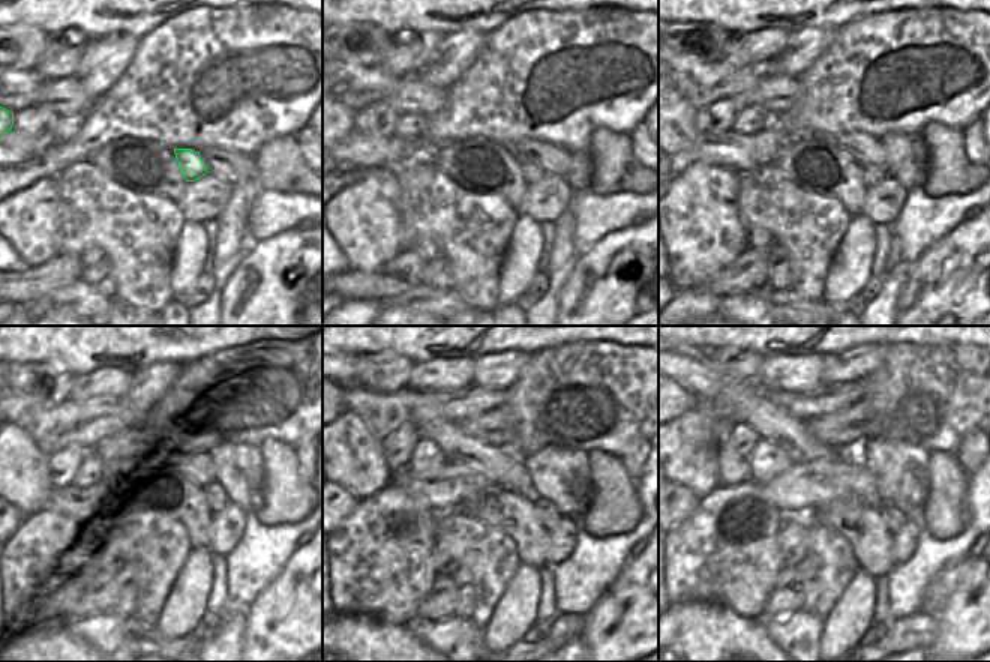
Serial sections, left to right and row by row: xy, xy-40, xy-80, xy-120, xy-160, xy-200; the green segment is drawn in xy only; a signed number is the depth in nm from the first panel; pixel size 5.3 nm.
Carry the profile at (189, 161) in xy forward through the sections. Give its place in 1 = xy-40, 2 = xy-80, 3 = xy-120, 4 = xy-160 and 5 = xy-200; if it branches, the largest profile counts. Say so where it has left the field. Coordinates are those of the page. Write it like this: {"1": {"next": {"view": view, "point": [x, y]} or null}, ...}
{"1": {"next": {"view": "xy-40", "point": [533, 173]}}, "2": {"next": {"view": "xy-80", "point": [872, 176]}}, "3": {"next": {"view": "xy-120", "point": [204, 508]}}, "4": {"next": {"view": "xy-160", "point": [551, 515]}}, "5": {"next": {"view": "xy-200", "point": [893, 518]}}}

